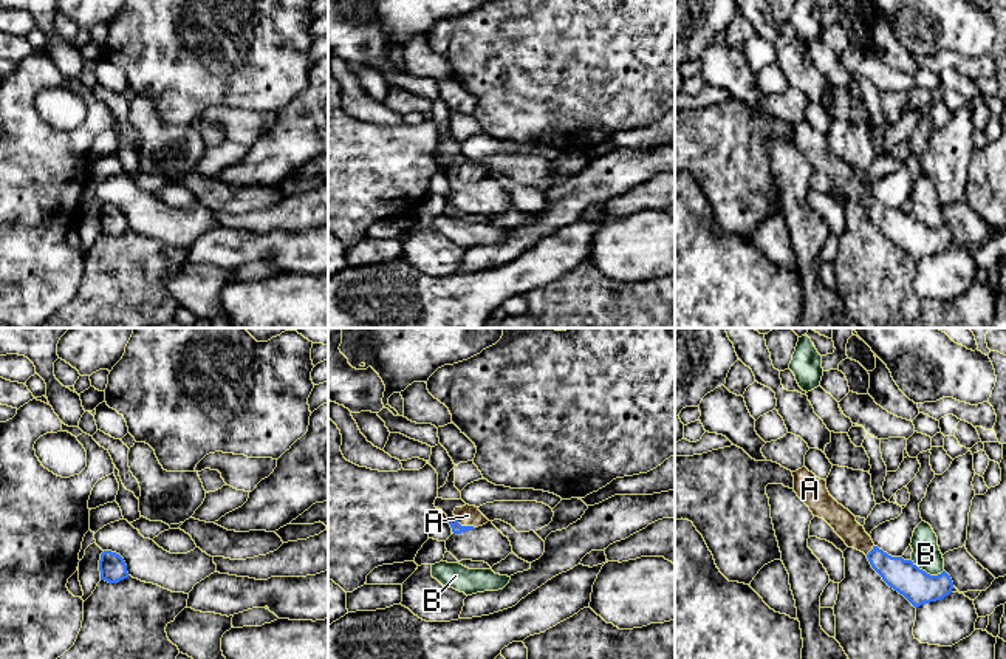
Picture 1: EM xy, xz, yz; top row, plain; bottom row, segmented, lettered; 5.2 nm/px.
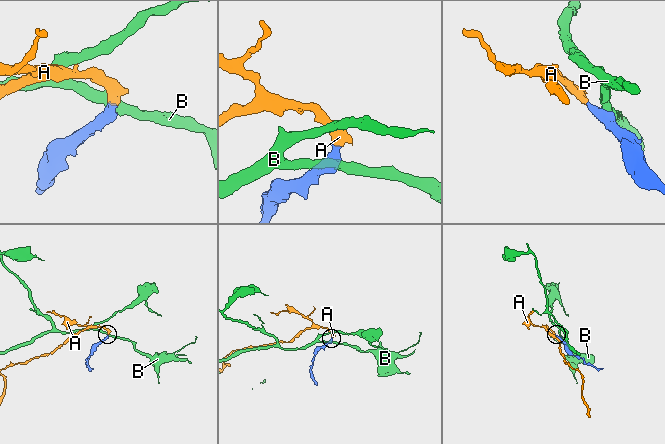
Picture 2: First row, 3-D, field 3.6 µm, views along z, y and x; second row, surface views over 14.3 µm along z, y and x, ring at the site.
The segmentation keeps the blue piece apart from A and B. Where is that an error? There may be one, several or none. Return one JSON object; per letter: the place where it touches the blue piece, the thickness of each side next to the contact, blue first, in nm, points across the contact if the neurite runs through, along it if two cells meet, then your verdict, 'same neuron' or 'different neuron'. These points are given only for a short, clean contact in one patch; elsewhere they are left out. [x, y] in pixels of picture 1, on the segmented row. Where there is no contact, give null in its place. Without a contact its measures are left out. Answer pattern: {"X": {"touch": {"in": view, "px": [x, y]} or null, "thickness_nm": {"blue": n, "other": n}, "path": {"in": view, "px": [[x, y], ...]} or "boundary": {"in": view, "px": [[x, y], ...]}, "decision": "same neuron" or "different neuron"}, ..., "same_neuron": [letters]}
{"A": {"touch": {"in": "xz", "px": [465, 526]}, "thickness_nm": {"blue": 60, "other": 110}, "path": {"in": "xz", "px": [[457, 528], [465, 526], [468, 515]]}, "decision": "same neuron"}, "B": {"touch": {"in": "yz", "px": [926, 573]}, "thickness_nm": {"blue": 170, "other": 150}, "boundary": {"in": "yz", "px": [[910, 560], [930, 574], [943, 571]]}, "decision": "different neuron"}, "same_neuron": ["A"]}

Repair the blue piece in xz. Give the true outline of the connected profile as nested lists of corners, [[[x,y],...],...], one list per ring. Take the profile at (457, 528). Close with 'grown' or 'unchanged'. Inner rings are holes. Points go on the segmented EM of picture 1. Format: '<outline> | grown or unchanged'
[[[475,506],[455,507],[453,518],[449,518],[449,524],[453,534],[486,524],[489,520]]] | grown

